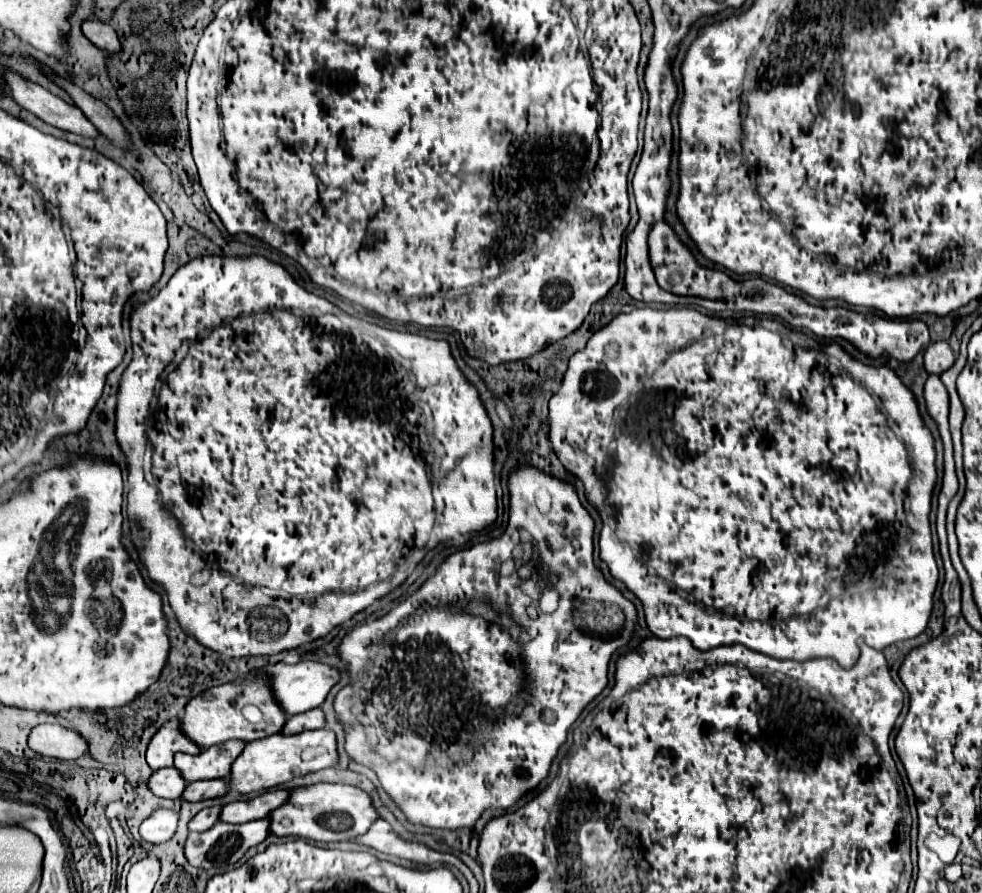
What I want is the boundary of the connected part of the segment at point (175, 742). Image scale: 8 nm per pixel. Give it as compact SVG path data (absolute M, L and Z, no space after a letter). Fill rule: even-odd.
M179 719L167 721L151 739L147 747L147 763L151 769L161 769L161 767L173 767L173 757L175 753L189 753L197 755L201 747L193 745L181 729L179 729Z

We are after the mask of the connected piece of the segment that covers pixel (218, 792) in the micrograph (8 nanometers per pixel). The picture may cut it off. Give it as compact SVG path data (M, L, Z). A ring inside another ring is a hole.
M195 781L193 785L187 785L185 791L181 793L181 801L193 803L193 801L205 801L205 799L215 799L225 795L225 781Z

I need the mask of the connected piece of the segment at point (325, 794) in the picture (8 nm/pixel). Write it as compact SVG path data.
M317 783L317 785L303 785L289 789L287 803L273 809L269 819L269 831L277 837L305 837L313 841L349 841L369 829L369 825L377 819L377 811L371 803L371 797L351 785L331 785L331 783Z

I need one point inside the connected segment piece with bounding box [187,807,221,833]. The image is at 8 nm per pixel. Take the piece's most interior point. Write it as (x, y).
(207, 818)

